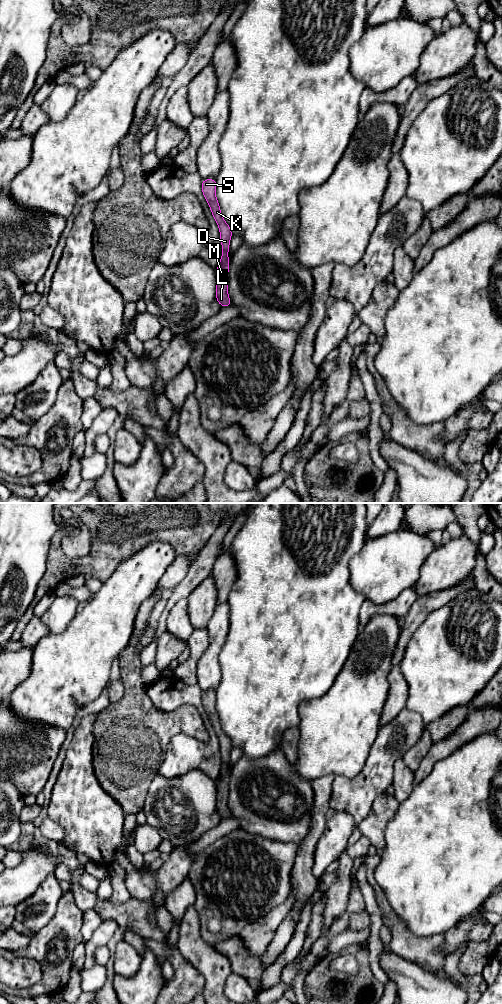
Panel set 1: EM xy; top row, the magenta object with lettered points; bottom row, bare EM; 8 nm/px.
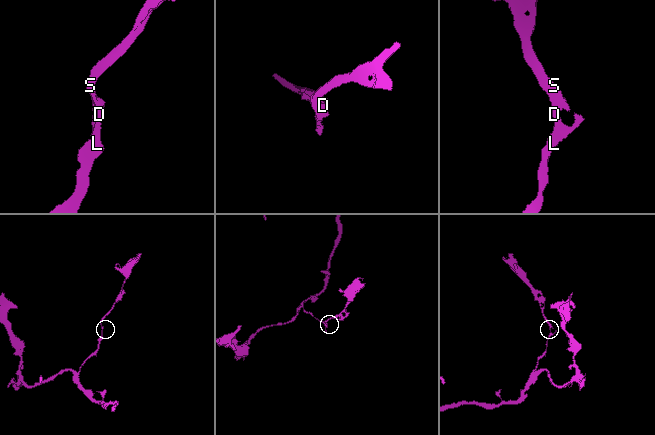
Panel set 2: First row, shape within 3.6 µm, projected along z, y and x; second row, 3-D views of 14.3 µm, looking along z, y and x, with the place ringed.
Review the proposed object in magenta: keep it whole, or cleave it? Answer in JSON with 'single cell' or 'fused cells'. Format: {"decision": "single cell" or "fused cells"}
{"decision": "single cell"}

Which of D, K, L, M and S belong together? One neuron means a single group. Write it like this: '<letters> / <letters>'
D K L M S

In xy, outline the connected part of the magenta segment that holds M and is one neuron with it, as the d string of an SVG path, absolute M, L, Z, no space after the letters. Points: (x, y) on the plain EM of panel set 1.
M216 691L202 692L202 705L211 721L212 727L219 739L220 752L222 756L222 768L216 780L216 811L224 818L232 817L228 808L228 783L229 783L229 756L232 743L227 734L223 731L220 717L216 710Z

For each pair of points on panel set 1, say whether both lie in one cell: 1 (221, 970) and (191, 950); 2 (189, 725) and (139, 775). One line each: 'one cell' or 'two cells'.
1: one cell
2: one cell

